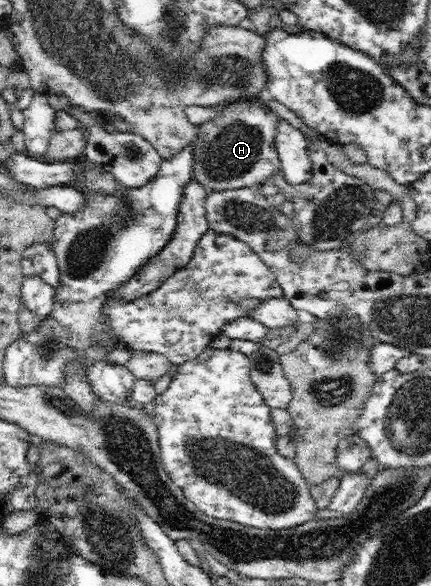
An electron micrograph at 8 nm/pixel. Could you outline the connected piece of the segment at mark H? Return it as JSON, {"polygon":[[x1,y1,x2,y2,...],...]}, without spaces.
{"polygon":[[243,97,239,101,223,103,227,105,217,115,202,124,197,125,197,136,193,142,193,169,192,177,207,189,207,195,211,192,226,189,239,189,244,187,258,187,269,181,281,170,281,162,276,148,276,125,279,118,268,108,261,106,261,98]]}

